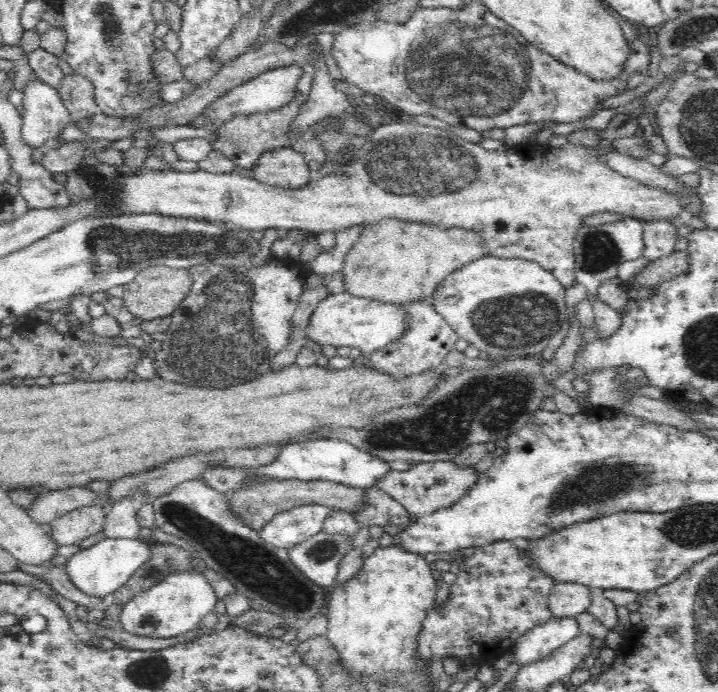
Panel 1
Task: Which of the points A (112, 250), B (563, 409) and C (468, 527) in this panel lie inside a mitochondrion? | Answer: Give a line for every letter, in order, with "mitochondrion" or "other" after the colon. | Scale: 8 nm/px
A: mitochondrion
B: other
C: other

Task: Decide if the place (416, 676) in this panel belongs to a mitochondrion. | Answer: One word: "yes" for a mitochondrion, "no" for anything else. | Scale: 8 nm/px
yes

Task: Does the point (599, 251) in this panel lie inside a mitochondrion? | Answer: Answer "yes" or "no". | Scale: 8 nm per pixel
yes

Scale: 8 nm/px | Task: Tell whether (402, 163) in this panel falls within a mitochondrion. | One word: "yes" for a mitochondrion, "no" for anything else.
yes

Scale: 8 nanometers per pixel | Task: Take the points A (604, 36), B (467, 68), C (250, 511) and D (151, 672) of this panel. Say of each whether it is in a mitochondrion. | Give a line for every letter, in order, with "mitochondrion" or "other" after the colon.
A: other
B: mitochondrion
C: mitochondrion
D: mitochondrion

